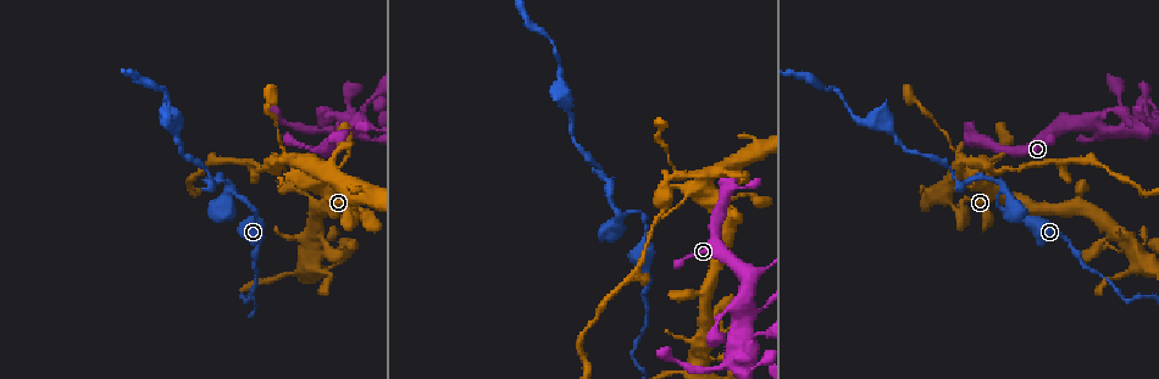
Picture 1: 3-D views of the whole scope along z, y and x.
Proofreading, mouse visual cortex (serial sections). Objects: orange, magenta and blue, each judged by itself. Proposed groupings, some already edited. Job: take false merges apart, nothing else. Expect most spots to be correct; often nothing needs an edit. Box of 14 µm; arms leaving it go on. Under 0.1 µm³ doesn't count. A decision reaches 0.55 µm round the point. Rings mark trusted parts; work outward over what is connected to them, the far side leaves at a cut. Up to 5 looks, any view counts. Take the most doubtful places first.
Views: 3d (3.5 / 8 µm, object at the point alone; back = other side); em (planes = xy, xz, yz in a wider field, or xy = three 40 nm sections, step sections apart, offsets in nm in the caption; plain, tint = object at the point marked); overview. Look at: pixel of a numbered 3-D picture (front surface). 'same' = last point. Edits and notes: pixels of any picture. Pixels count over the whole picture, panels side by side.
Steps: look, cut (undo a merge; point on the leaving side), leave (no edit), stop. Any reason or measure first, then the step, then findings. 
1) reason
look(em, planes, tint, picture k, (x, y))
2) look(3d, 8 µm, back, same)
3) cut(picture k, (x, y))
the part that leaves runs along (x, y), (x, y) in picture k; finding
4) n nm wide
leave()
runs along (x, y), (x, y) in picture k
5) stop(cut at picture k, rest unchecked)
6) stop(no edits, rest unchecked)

narrows sharply
look(3d, 8 µm, picture 1, (953, 177))

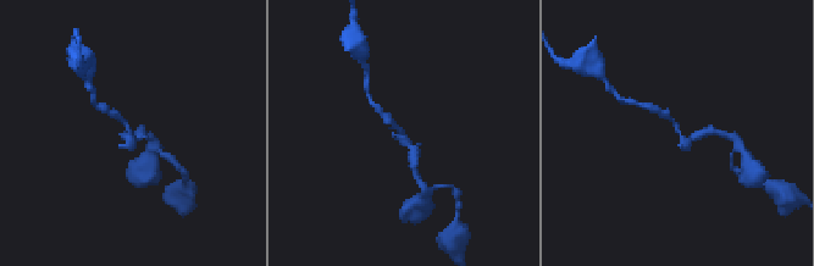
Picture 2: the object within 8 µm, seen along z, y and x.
arms of 200, 200 nm
look(em, xy, step 2, tint, picture 2, (129, 129))

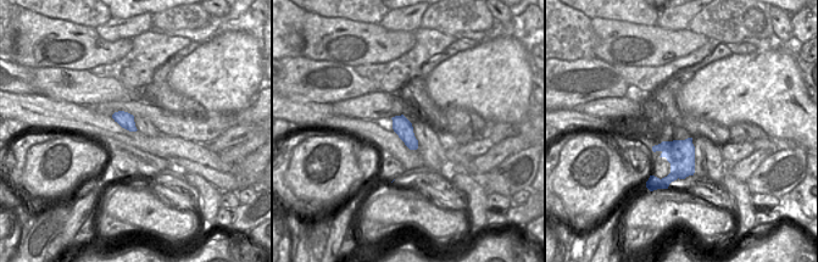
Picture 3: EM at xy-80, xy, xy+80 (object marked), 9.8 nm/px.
leave()
all the same cell

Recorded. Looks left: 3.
abrupt turn
look(3d, 3.5 µm, picture 1, (1148, 101))

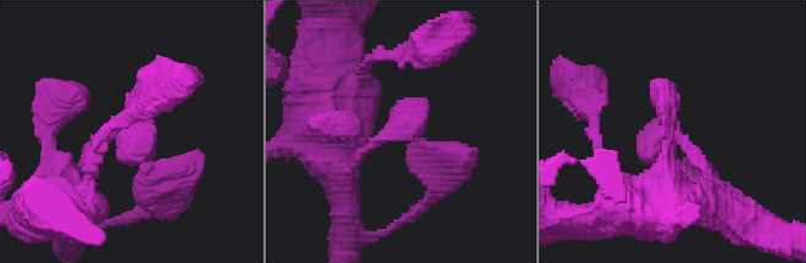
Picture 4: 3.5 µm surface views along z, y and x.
arms of 150, 150 nm; need the tissue
look(em, xy, step 3, tint, picture 4, (675, 134))

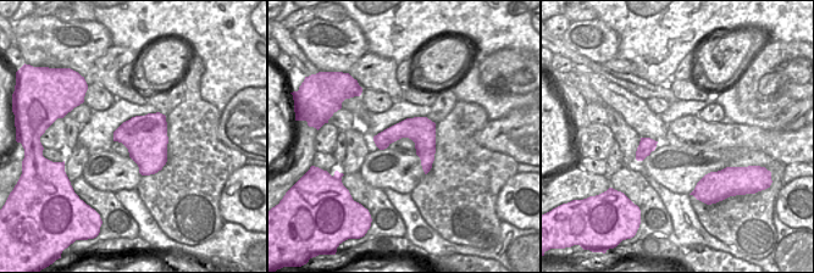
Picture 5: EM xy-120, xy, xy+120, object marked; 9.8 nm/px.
leave()
runs along (65, 194), (117, 130), (155, 175) in picture 4; continuous, no second cell

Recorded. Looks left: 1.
stop(no edits, rest unchecked)

